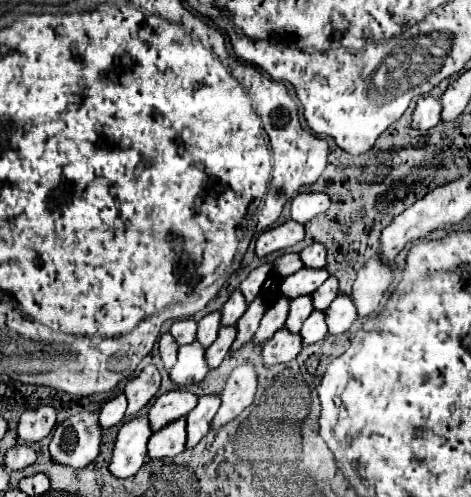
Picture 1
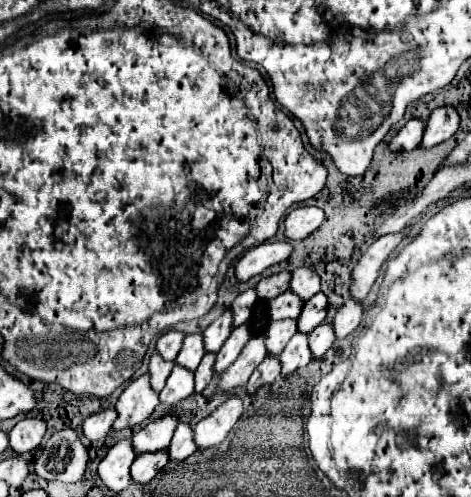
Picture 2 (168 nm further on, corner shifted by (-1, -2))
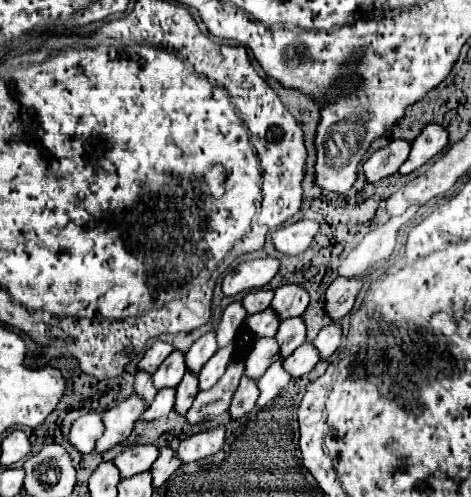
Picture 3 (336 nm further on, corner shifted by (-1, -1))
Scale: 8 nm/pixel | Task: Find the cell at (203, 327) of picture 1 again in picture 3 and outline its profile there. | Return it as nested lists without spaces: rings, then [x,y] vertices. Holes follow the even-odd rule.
[[[173,351],[161,365],[159,369],[153,373],[153,385],[157,389],[165,389],[165,387],[177,387],[179,381],[185,375],[185,359],[181,351]]]

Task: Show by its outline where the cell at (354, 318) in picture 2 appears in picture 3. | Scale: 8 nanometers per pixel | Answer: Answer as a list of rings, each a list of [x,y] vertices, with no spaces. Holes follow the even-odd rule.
[[[331,323],[329,327],[323,327],[319,331],[317,339],[313,341],[313,345],[319,351],[321,361],[327,359],[327,357],[331,357],[337,351],[337,347],[341,345],[341,327],[337,323]]]

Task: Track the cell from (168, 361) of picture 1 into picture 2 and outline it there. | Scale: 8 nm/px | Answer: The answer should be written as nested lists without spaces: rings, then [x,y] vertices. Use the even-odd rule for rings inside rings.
[[[157,352],[151,356],[149,374],[151,374],[151,386],[153,386],[153,390],[159,392],[165,386],[165,380],[169,378],[173,366],[175,366],[175,362],[165,362],[161,358],[161,354],[157,354]]]

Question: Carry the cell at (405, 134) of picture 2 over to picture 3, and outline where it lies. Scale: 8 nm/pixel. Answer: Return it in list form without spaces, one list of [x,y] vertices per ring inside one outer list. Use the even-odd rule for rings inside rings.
[[[393,141],[387,147],[375,151],[365,163],[363,163],[363,175],[369,183],[377,183],[393,173],[399,171],[403,161],[407,159],[411,149],[409,141]]]

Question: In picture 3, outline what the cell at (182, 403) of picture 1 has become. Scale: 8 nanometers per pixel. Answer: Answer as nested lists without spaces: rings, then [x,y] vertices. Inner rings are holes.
[[[135,445],[127,451],[123,451],[119,457],[115,457],[113,465],[121,471],[121,479],[133,477],[137,473],[149,471],[153,461],[157,459],[159,451],[153,445]]]

